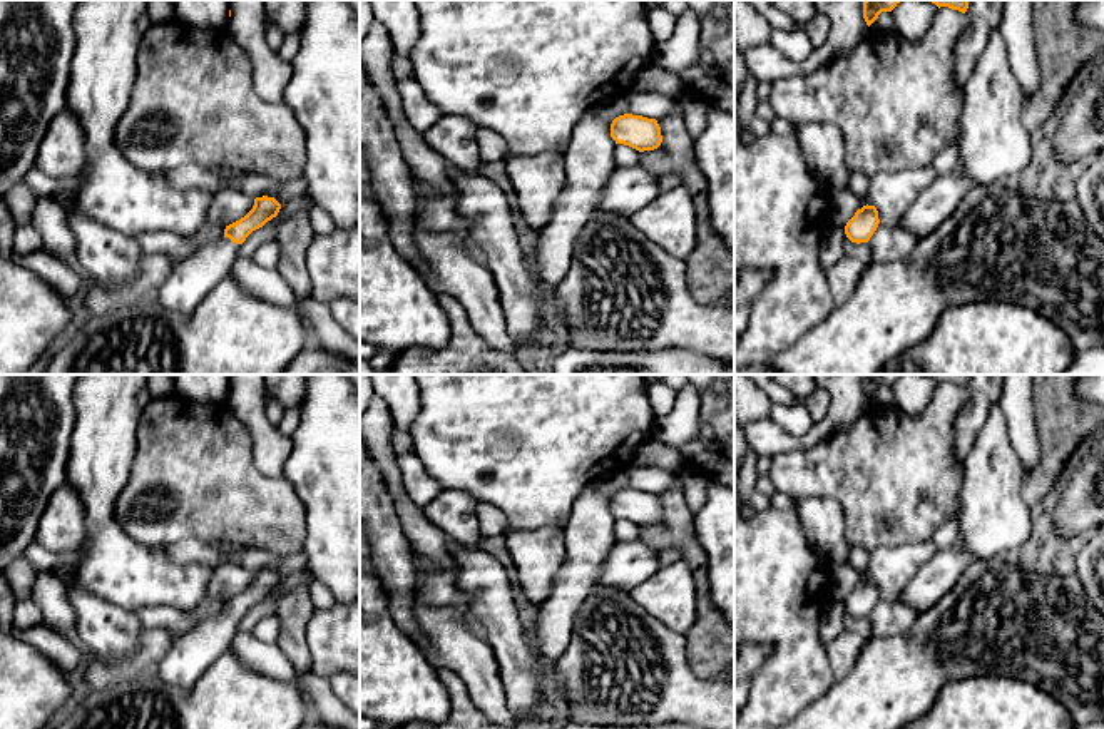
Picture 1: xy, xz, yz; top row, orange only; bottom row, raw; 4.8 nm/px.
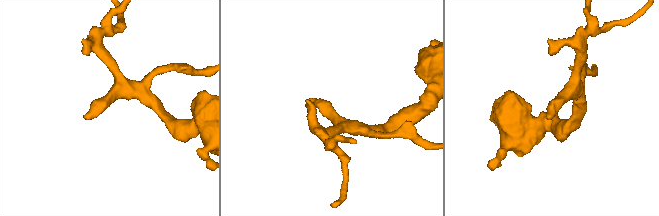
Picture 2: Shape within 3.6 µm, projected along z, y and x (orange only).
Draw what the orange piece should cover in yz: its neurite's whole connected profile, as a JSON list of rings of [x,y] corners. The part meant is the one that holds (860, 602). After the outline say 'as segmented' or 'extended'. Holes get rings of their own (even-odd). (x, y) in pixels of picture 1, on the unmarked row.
[[[863,580],[846,597],[845,609],[851,617],[868,617],[880,599],[878,585],[875,580]]]; as segmented

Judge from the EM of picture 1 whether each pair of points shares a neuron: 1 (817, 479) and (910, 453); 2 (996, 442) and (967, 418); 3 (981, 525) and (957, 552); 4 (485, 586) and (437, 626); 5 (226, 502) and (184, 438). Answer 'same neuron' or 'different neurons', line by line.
1: same neuron
2: different neurons
3: different neurons
4: same neuron
5: same neuron

